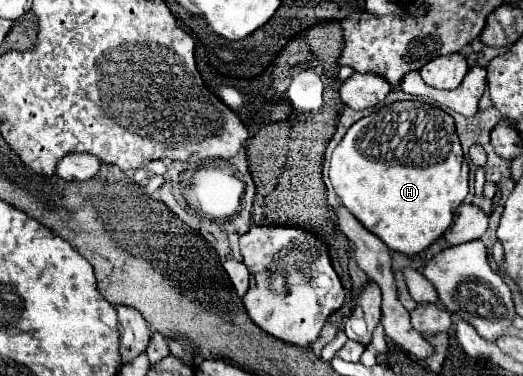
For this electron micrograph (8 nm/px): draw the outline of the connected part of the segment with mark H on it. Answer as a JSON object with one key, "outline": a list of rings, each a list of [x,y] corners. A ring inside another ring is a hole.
{"outline":[[[394,102],[378,108],[366,118],[370,124],[364,126],[364,118],[358,120],[332,152],[330,182],[348,212],[390,250],[406,256],[420,254],[446,232],[456,208],[468,194],[468,162],[462,154],[454,120],[438,106],[426,102]]]}

